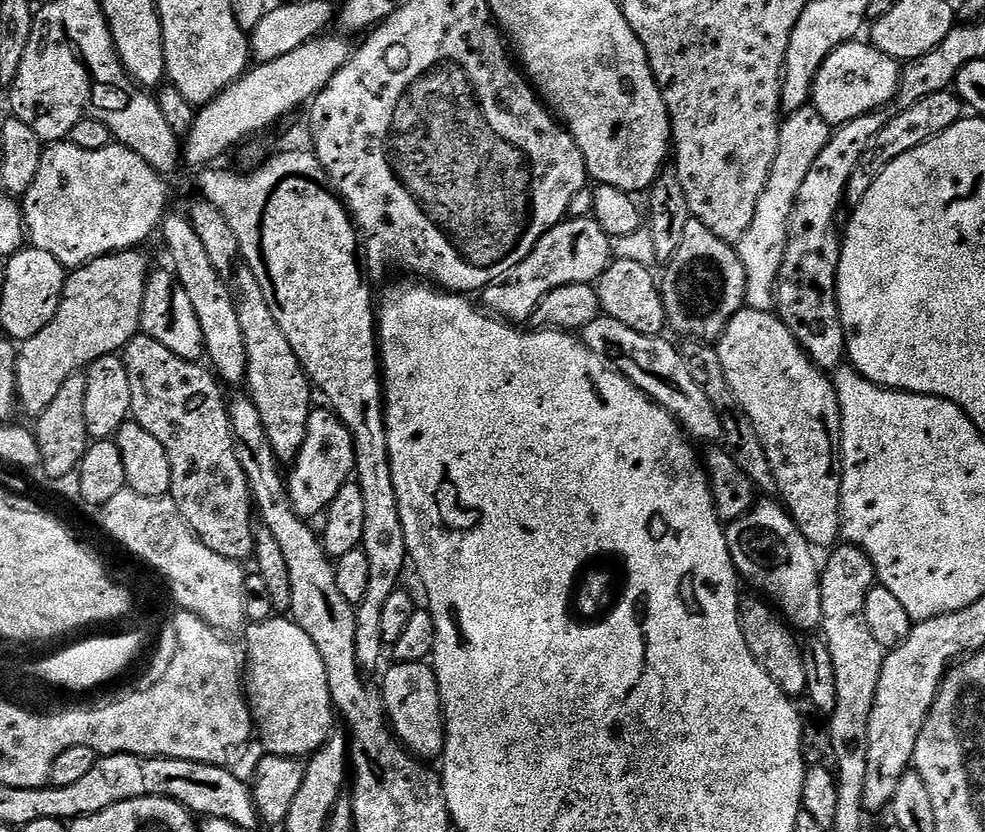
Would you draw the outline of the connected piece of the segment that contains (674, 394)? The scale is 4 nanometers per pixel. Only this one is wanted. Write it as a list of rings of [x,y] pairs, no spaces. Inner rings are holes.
[[[603,314],[596,316],[594,322],[582,330],[582,339],[587,348],[594,350],[594,354],[605,356],[612,367],[617,368],[634,386],[638,386],[638,390],[665,408],[693,441],[716,442],[723,437],[722,422],[718,422],[718,410],[714,410],[714,402],[706,398],[702,386],[698,386],[690,370],[686,370],[686,362],[675,343],[664,340],[663,335],[638,334],[638,330],[630,330],[630,326],[618,322],[618,318]]]

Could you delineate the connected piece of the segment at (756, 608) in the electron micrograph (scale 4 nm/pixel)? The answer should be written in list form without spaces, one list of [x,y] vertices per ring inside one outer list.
[[[756,594],[751,595],[745,595],[740,601],[740,625],[746,644],[750,646],[750,652],[766,670],[766,674],[770,674],[770,678],[778,682],[778,686],[786,695],[793,698],[803,697],[808,691],[806,662],[803,647],[799,643],[796,645],[797,633],[767,599]]]

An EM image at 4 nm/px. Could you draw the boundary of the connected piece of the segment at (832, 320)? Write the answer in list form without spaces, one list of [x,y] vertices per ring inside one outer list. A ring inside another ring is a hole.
[[[877,110],[870,114],[862,114],[850,122],[839,125],[826,142],[822,152],[814,158],[814,166],[810,166],[806,178],[802,181],[802,186],[798,189],[798,198],[794,202],[794,210],[790,214],[786,254],[776,279],[776,307],[774,311],[783,324],[794,334],[794,338],[803,346],[804,353],[816,365],[825,370],[835,370],[846,360],[846,338],[844,337],[840,303],[836,293],[840,245],[842,243],[842,236],[838,228],[836,232],[836,215],[840,212],[840,203],[848,196],[850,174],[854,174],[854,170],[860,164],[862,154],[872,147],[872,137],[878,134],[878,130],[882,130],[882,126],[886,126],[888,117],[887,111]]]

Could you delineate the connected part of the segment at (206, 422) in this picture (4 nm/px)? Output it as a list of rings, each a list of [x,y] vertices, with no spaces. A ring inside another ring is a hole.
[[[137,334],[122,349],[122,355],[126,374],[130,374],[131,419],[142,426],[142,430],[150,430],[150,434],[162,442],[162,450],[166,450],[170,458],[170,499],[178,506],[193,534],[203,544],[210,546],[214,554],[222,554],[222,558],[237,562],[251,561],[256,550],[252,491],[246,470],[242,468],[242,462],[238,462],[226,396],[224,400],[225,389],[221,381],[207,367],[204,369],[203,363],[178,358],[178,354],[166,350],[162,342],[154,342],[154,338],[143,334]]]

